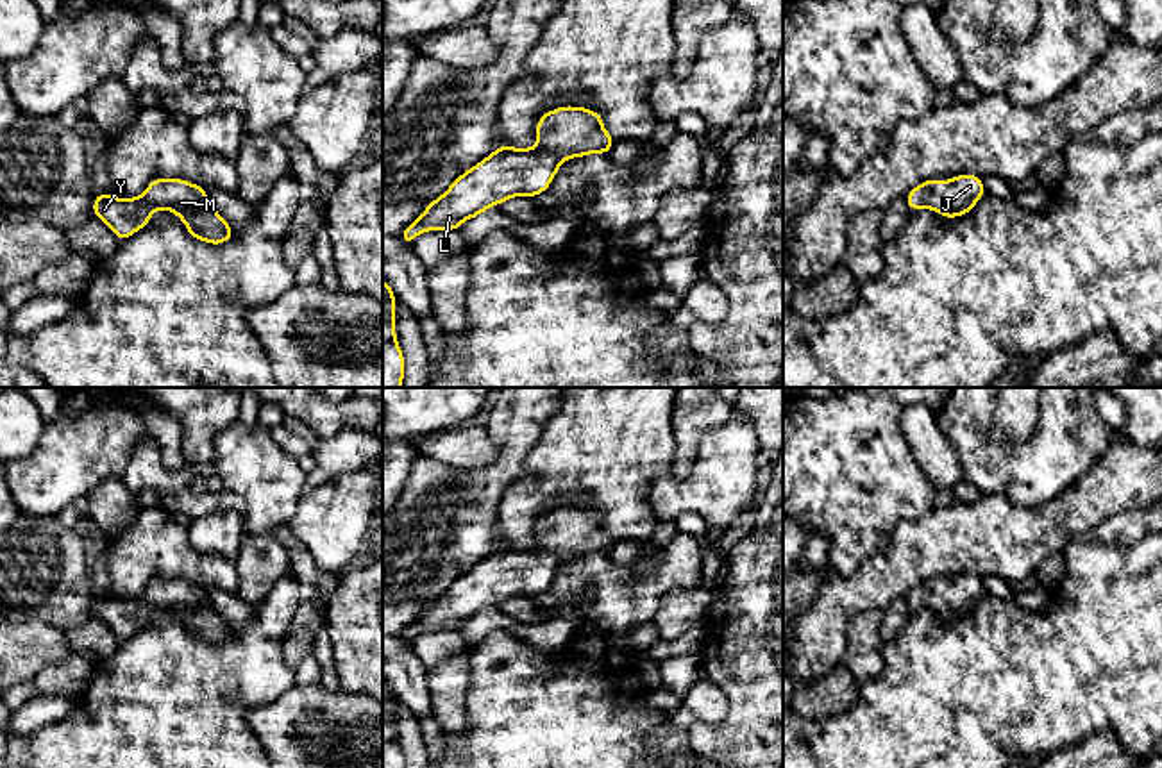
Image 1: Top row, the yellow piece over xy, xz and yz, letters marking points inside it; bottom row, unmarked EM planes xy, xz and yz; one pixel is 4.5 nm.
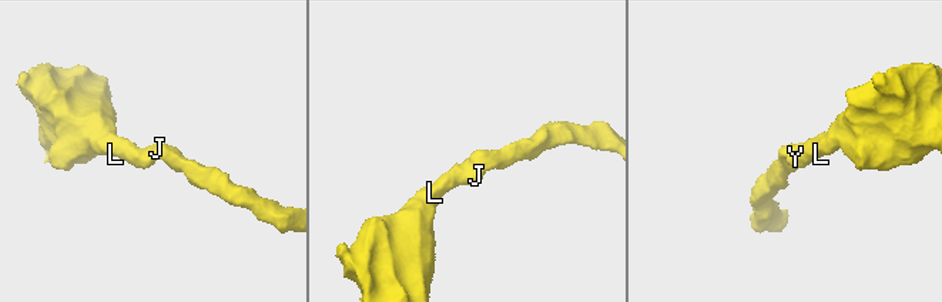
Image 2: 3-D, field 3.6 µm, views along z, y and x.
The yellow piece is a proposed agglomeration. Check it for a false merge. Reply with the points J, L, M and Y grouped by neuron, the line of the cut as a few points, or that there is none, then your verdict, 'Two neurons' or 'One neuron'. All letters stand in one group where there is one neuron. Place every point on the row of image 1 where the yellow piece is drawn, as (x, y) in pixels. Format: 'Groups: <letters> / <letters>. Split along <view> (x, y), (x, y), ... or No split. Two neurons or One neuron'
Groups: J L M Y. No split. One neuron

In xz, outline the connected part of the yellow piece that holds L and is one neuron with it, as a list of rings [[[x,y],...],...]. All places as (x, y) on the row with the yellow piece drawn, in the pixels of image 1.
[[[572,105],[542,114],[536,141],[533,148],[511,148],[502,143],[459,175],[399,238],[411,245],[427,230],[458,230],[465,220],[511,196],[533,198],[551,186],[565,159],[608,154],[615,143],[599,113]]]

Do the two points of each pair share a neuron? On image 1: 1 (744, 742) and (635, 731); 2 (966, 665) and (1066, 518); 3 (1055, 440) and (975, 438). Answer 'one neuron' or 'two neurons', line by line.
1: two neurons
2: two neurons
3: one neuron

